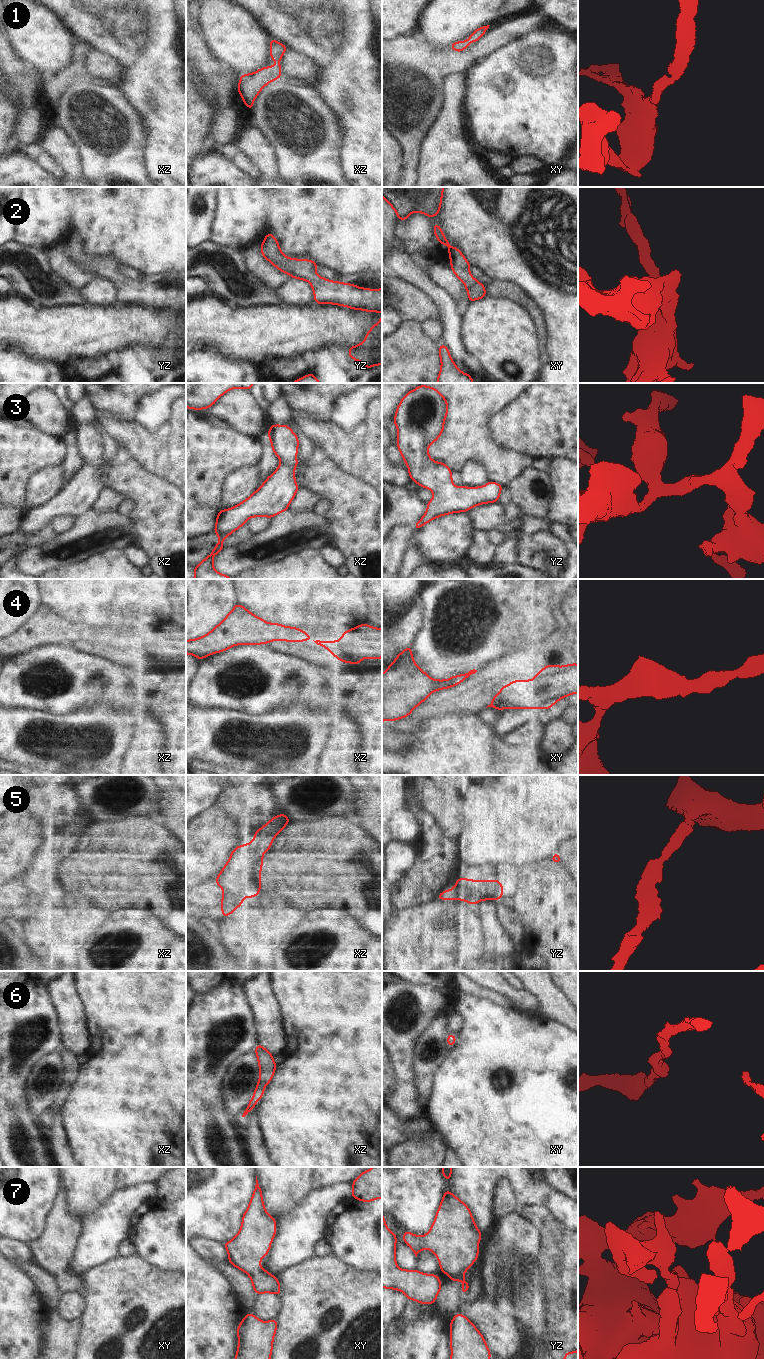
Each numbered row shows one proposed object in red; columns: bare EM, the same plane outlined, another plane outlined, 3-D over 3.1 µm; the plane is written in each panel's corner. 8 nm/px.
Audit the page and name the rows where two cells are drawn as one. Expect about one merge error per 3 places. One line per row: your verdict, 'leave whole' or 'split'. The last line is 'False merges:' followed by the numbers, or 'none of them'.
1: leave whole
2: leave whole
3: leave whole
4: leave whole
5: leave whole
6: leave whole
7: leave whole
False merges: none of them

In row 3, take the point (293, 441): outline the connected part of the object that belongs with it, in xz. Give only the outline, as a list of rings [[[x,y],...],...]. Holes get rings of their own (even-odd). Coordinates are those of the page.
[[[273,424],[269,431],[272,450],[281,464],[246,500],[230,509],[220,510],[216,518],[214,532],[219,536],[212,553],[194,568],[194,579],[232,579],[218,573],[213,567],[213,558],[223,548],[223,540],[243,526],[251,517],[271,518],[287,511],[299,486],[295,482],[295,467],[299,439],[288,425]]]

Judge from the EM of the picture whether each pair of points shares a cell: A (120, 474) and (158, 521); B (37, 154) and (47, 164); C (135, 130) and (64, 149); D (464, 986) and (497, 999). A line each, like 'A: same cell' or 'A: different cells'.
A: same cell
B: same cell
C: different cells
D: same cell

